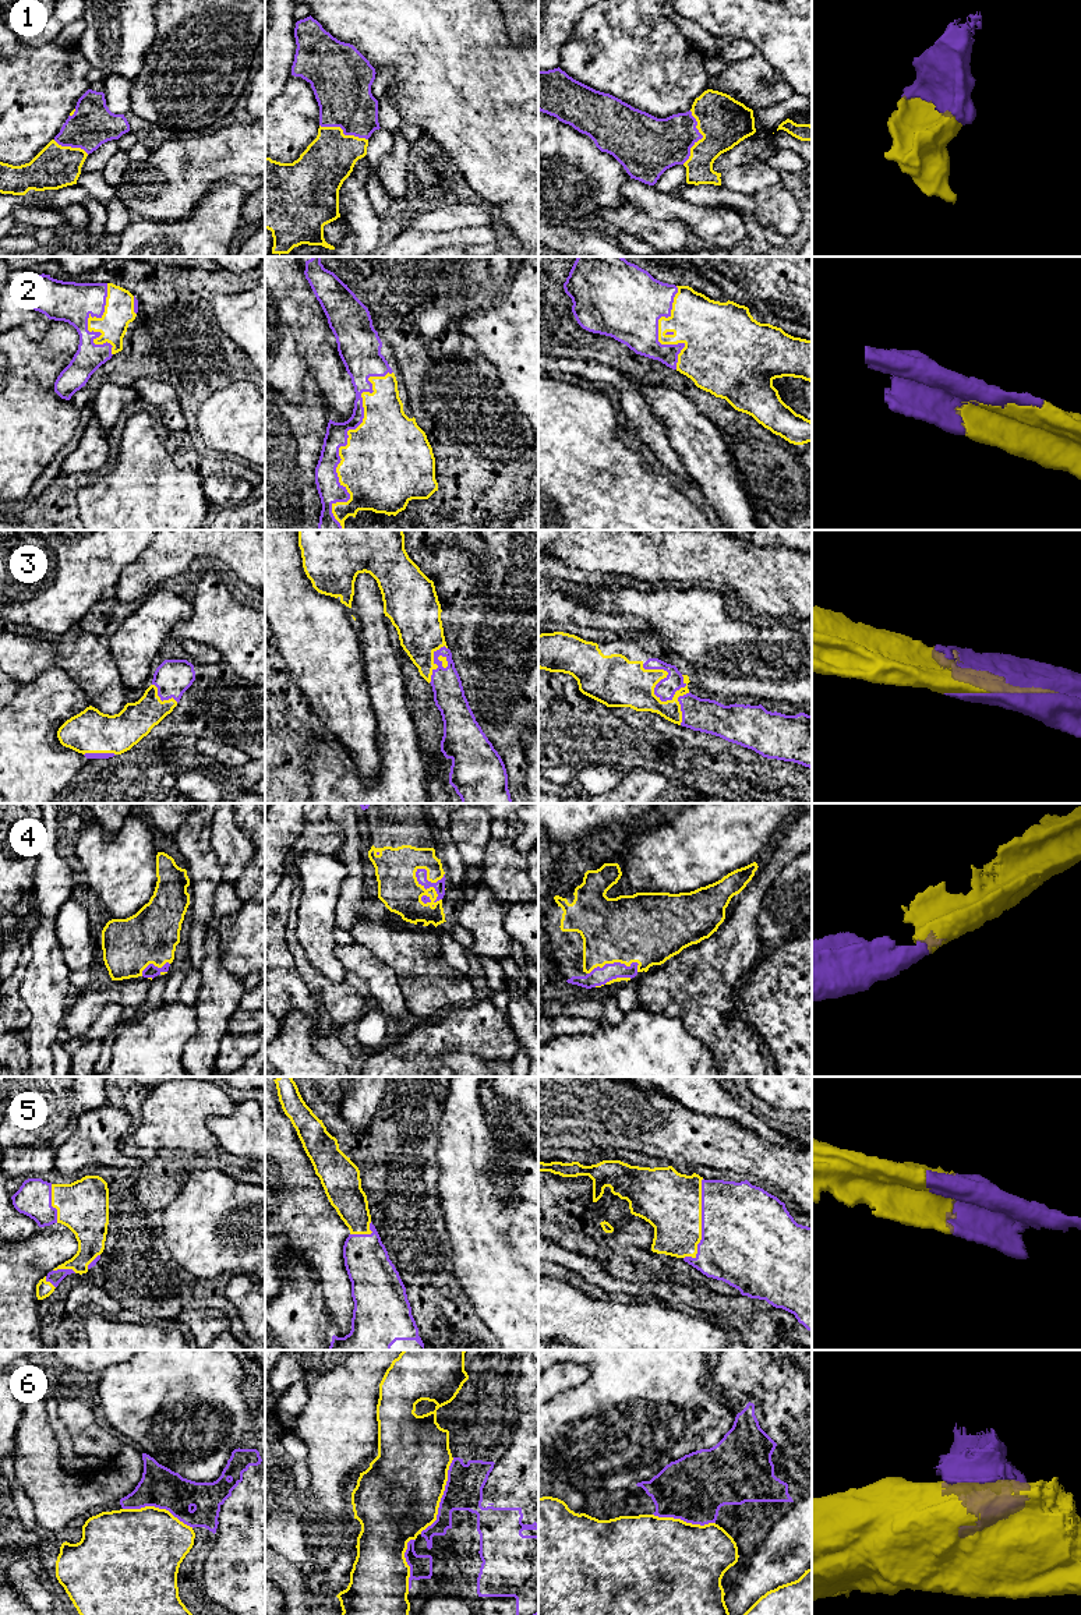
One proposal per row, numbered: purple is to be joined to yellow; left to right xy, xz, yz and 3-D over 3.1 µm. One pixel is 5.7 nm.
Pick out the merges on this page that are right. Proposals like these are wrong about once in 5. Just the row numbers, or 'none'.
1, 2, 3, 4, 5

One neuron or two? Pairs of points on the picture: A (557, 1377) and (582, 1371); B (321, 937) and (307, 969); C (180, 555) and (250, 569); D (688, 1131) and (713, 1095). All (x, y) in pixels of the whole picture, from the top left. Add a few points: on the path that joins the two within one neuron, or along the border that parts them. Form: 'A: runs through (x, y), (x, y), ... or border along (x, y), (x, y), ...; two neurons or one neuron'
A: runs through (562, 1375), (576, 1374); one neuron
B: border along (297, 932), (297, 940), (307, 960), (335, 983); two neurons
C: runs through (197, 547), (228, 547), (233, 552); one neuron
D: border along (671, 1098), (695, 1112), (724, 1116), (732, 1120); two neurons

